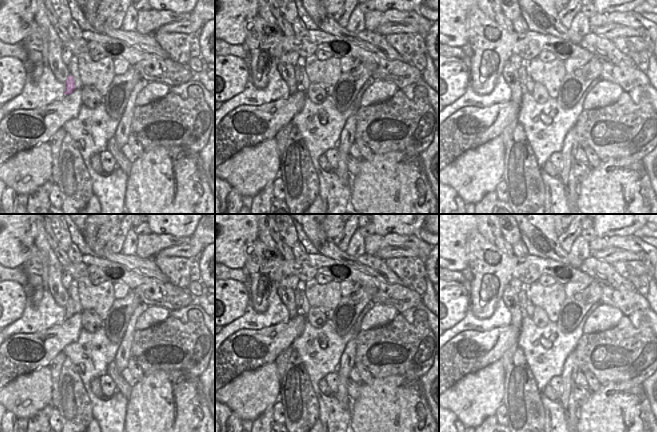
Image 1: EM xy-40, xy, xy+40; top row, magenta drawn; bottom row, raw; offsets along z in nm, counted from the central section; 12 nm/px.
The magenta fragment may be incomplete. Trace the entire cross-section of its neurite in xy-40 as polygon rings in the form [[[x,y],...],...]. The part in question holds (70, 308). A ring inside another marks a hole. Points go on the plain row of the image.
[[[69,298],[65,306],[65,309],[66,309],[66,314],[64,316],[65,319],[69,319],[75,314],[75,306],[74,301],[72,299]]]

